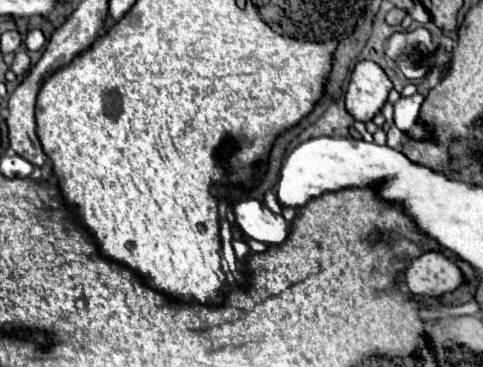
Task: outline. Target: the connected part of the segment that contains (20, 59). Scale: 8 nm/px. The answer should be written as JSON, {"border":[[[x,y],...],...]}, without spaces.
{"border":[[[19,49],[19,51],[15,53],[15,61],[13,61],[11,69],[17,73],[17,77],[21,77],[21,75],[25,75],[25,73],[29,71],[29,65],[31,65],[31,59],[29,59],[27,51]]]}

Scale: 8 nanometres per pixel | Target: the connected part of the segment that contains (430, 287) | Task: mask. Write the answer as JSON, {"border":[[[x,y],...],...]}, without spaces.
{"border":[[[423,253],[419,259],[409,263],[405,281],[407,289],[415,295],[439,297],[443,293],[455,291],[465,281],[465,277],[459,267],[443,253]]]}

